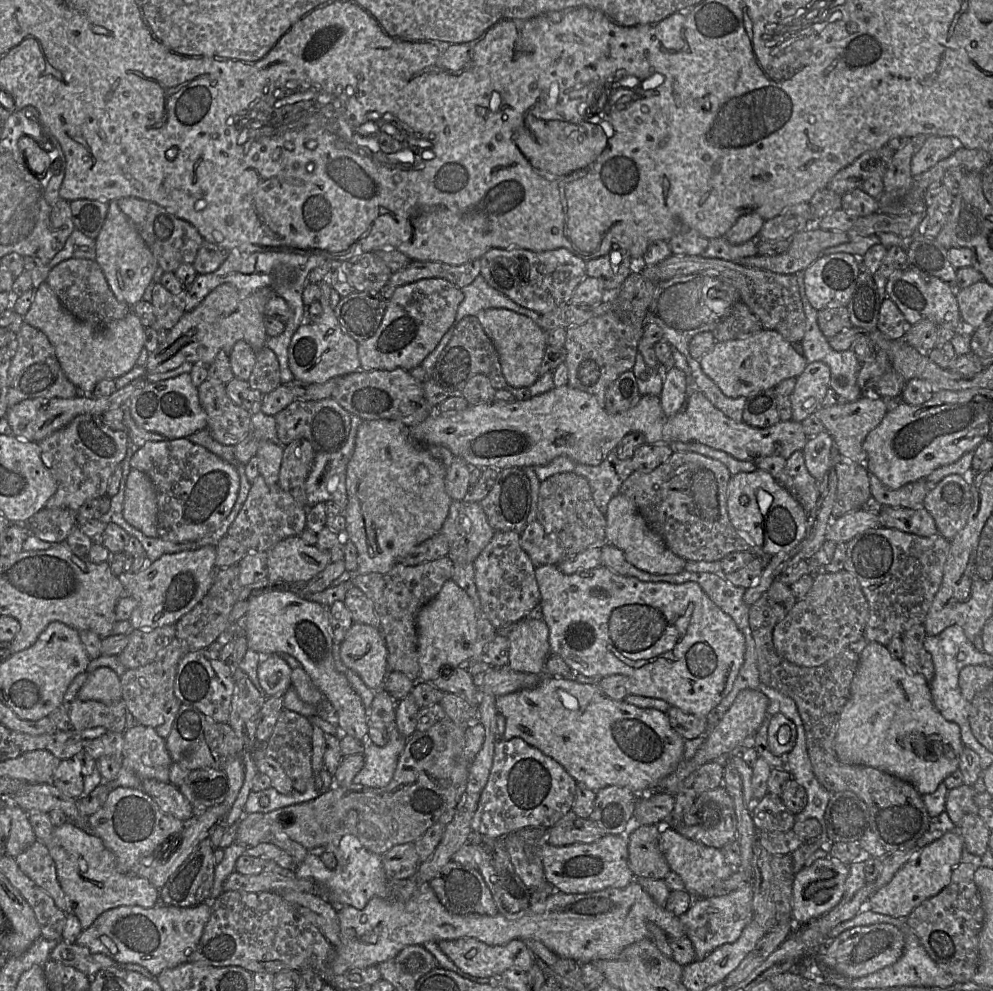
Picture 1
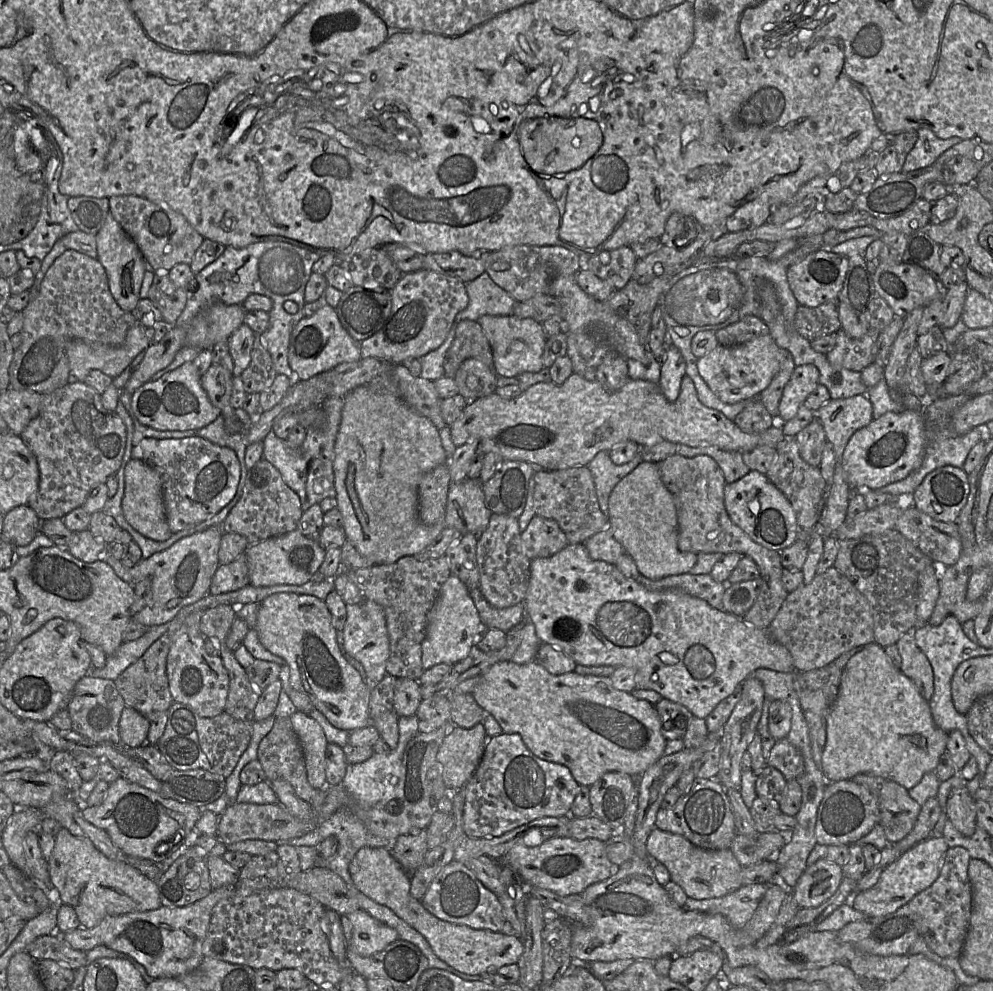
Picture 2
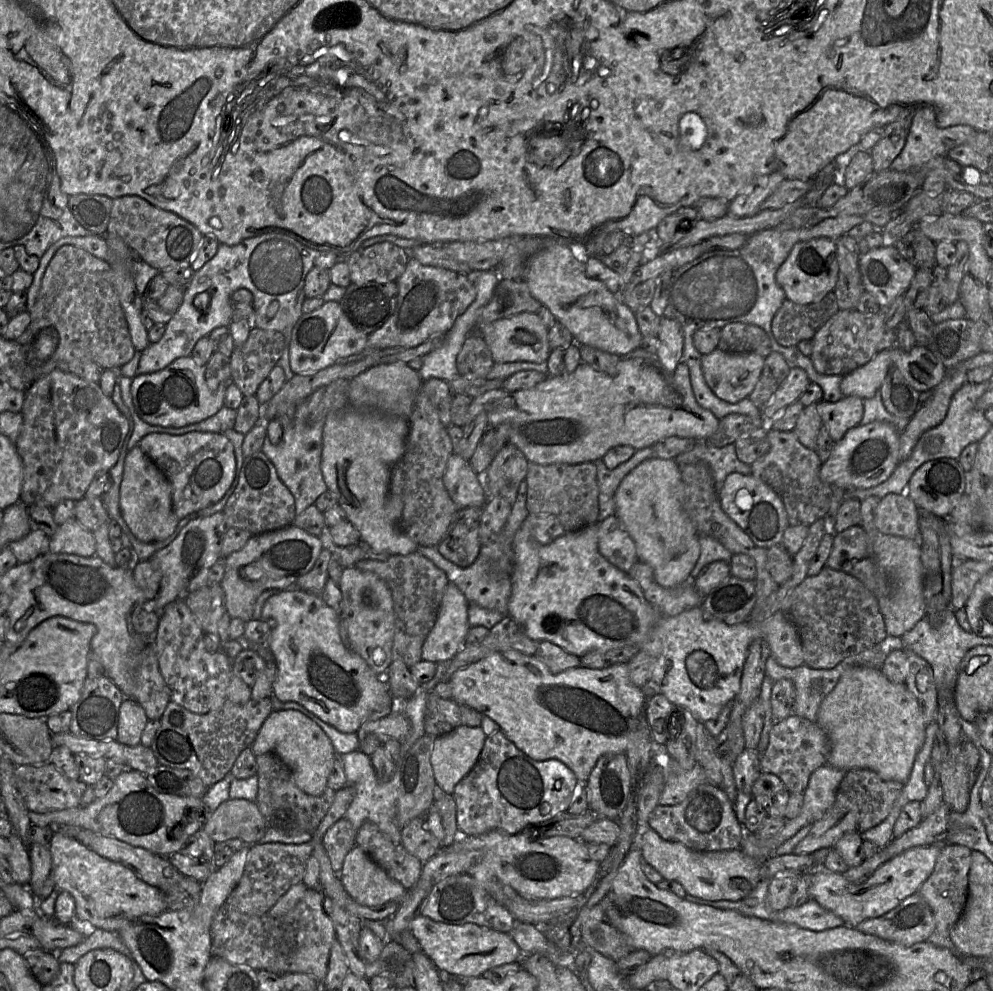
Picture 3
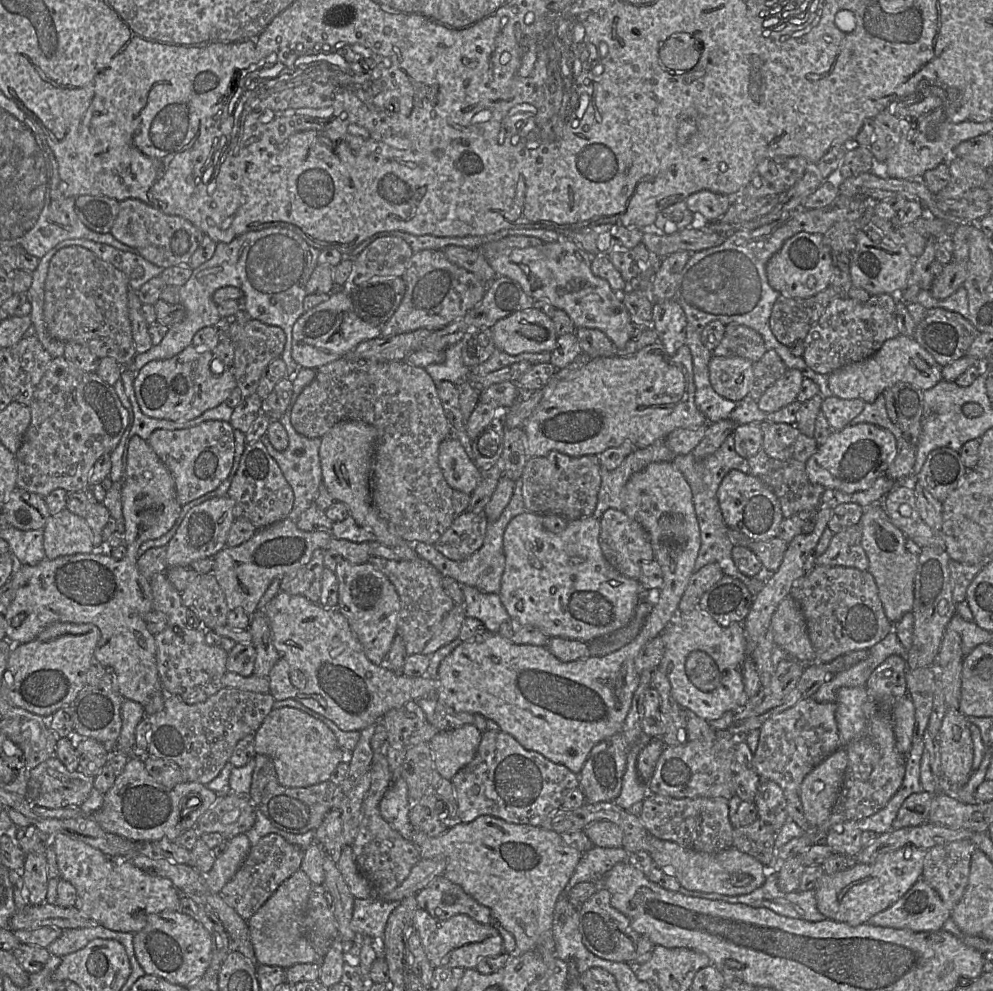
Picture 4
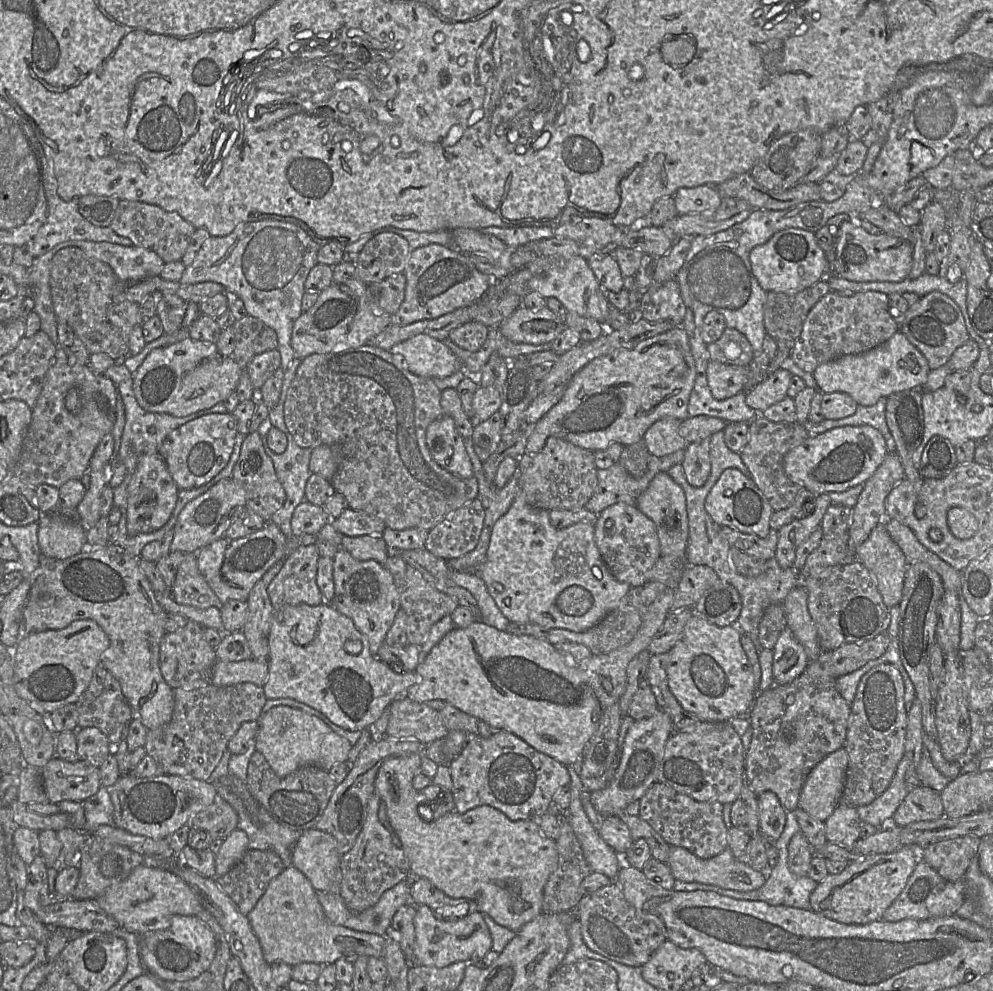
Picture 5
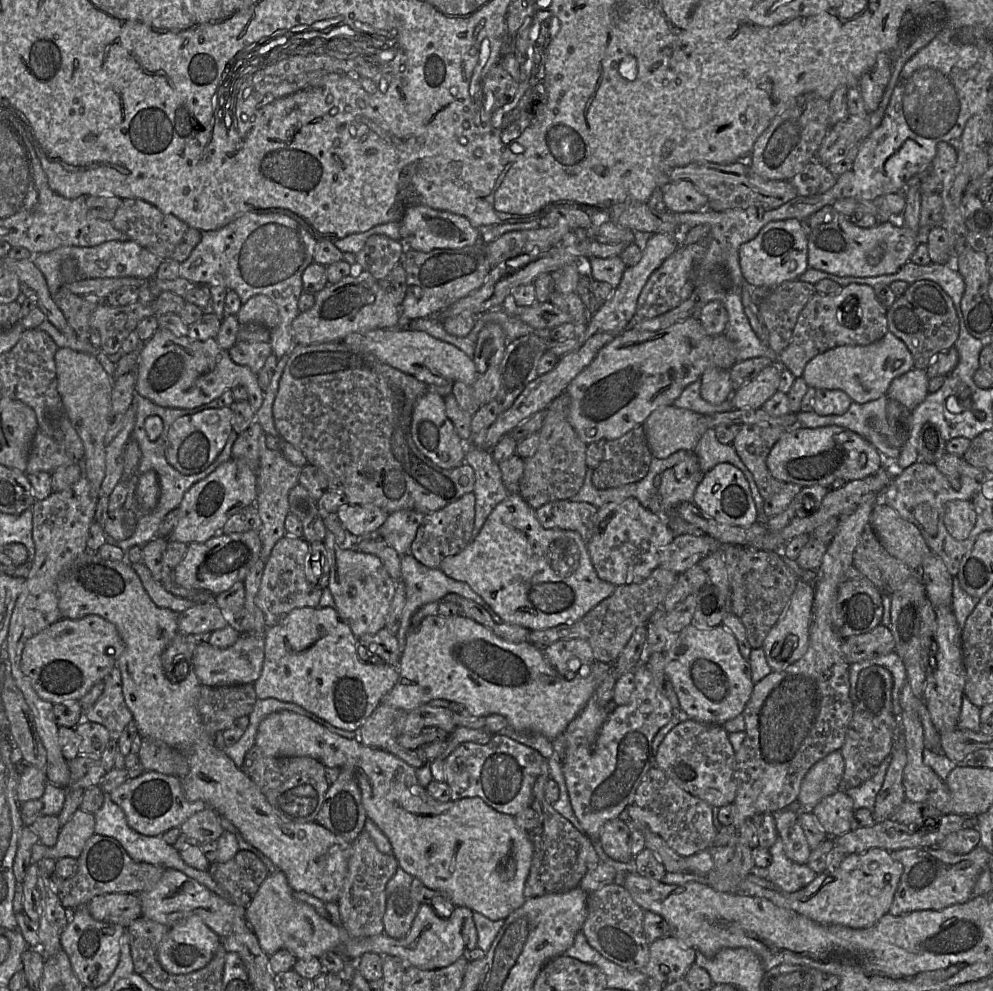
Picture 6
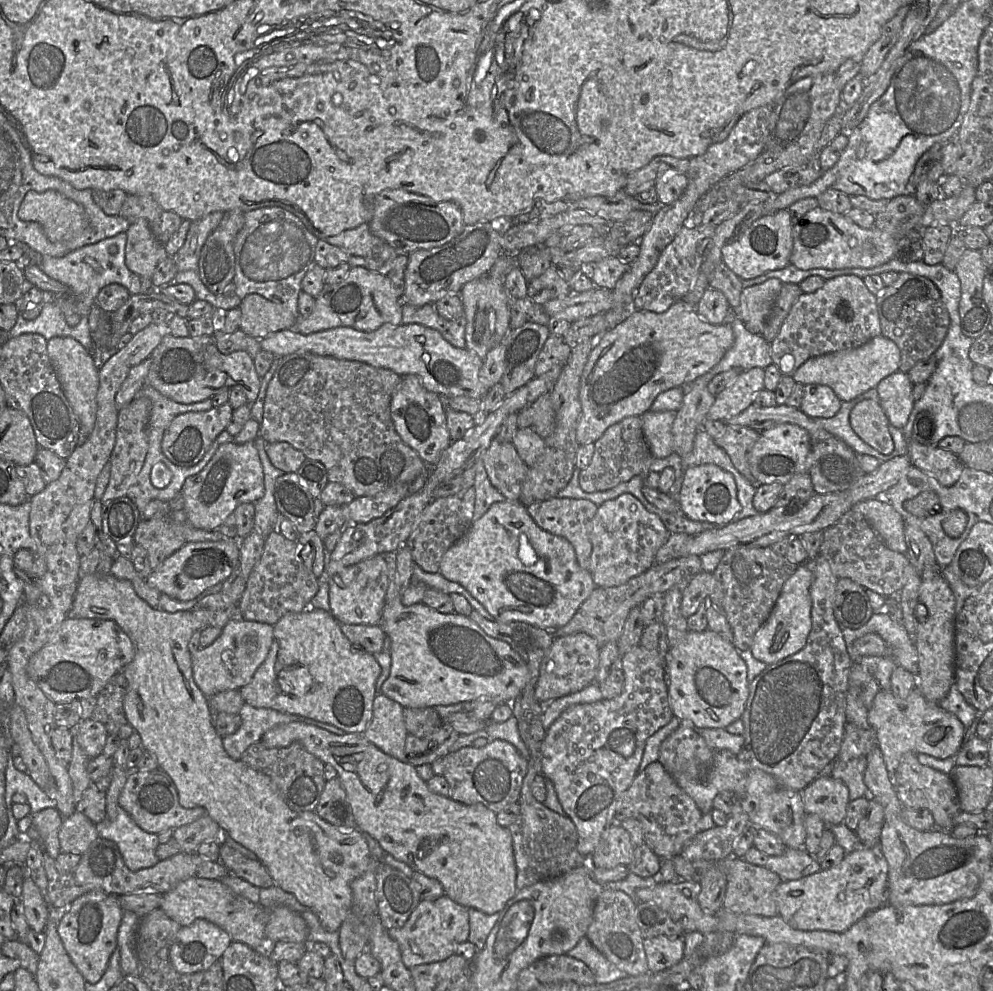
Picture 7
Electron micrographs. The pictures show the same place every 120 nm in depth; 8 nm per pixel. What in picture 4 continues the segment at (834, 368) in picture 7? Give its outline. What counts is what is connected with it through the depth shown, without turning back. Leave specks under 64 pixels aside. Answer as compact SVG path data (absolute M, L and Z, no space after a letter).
M899 334L886 340L872 356L845 365L828 374L829 388L834 396L845 399L862 399L873 403L879 394L897 383L904 382L928 390L942 379L942 367L913 337Z

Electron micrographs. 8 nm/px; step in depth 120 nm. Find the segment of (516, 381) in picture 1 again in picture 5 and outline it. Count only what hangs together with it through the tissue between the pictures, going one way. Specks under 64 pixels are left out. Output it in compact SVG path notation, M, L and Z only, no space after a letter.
M520 306L498 328L505 338L514 343L540 345L550 344L565 326L565 322L548 306L540 309Z

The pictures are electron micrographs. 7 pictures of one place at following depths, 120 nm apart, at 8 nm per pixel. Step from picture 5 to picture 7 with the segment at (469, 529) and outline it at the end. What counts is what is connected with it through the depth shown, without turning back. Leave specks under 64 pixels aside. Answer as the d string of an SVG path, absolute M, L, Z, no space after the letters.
M473 487L451 496L433 499L420 513L405 543L414 563L426 572L438 572L444 553L470 529L473 523L474 504L475 490Z

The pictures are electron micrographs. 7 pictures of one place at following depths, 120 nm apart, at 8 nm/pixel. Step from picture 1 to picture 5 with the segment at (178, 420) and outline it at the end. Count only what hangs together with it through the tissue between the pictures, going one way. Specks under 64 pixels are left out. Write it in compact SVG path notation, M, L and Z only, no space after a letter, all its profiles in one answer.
M185 337L147 355L133 375L133 390L144 410L184 417L225 400L236 390L240 375L238 364L231 357L222 356L215 343Z

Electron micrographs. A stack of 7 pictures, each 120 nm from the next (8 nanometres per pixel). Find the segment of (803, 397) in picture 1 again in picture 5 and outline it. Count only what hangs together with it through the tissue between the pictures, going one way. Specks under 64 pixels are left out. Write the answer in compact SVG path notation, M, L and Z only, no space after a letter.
M779 368L746 393L746 403L756 411L763 411L787 395L792 373Z

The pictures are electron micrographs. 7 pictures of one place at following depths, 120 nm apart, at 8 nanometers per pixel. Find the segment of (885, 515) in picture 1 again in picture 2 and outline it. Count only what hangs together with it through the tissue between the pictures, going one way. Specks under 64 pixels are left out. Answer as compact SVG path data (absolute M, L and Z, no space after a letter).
M911 507L902 511L894 529L938 567L952 566L960 557L962 543L956 522L938 521Z

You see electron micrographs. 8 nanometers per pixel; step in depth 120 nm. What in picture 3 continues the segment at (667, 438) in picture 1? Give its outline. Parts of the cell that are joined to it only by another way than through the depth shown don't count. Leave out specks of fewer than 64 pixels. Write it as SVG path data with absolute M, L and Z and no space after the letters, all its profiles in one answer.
M651 354L650 357L621 359L616 368L617 374L611 376L583 362L572 373L549 376L532 388L490 390L473 398L467 412L467 424L480 413L486 413L489 426L510 424L509 443L519 448L530 463L540 465L594 462L602 459L613 447L628 445L639 450L671 436L704 441L717 430L720 420L698 404L686 363L680 362L674 373L669 373L657 354Z

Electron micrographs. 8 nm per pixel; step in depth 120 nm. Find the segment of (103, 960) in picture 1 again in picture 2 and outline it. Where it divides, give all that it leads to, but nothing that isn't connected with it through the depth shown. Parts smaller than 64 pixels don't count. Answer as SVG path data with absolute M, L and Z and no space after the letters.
M49 935L35 939L26 952L36 961L49 959L72 970L88 965L86 952L75 950L63 939Z

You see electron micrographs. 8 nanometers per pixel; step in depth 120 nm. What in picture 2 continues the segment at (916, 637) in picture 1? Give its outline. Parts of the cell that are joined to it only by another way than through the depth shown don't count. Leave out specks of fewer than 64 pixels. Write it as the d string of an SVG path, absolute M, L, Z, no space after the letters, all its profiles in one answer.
M913 631L901 635L896 645L902 659L899 669L915 684L921 696L929 701L934 692L933 669L916 645Z

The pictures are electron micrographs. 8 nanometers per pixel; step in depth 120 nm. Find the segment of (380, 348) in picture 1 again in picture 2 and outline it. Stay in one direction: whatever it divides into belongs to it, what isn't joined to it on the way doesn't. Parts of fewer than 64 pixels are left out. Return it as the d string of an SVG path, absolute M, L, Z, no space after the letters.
M425 269L403 274L390 291L390 315L377 333L361 342L363 358L374 357L393 364L420 359L446 340L456 315L469 302L466 285L459 278Z

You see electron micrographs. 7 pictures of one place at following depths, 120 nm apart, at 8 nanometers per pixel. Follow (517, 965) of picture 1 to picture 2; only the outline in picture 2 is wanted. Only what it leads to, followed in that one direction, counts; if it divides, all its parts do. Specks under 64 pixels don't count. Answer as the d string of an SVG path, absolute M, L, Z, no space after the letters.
M361 848L352 859L349 872L354 886L361 893L392 910L399 918L422 934L436 956L459 972L482 975L505 965L517 964L524 952L523 942L515 934L452 924L429 913L420 900L412 897L410 874L393 858L388 848Z

